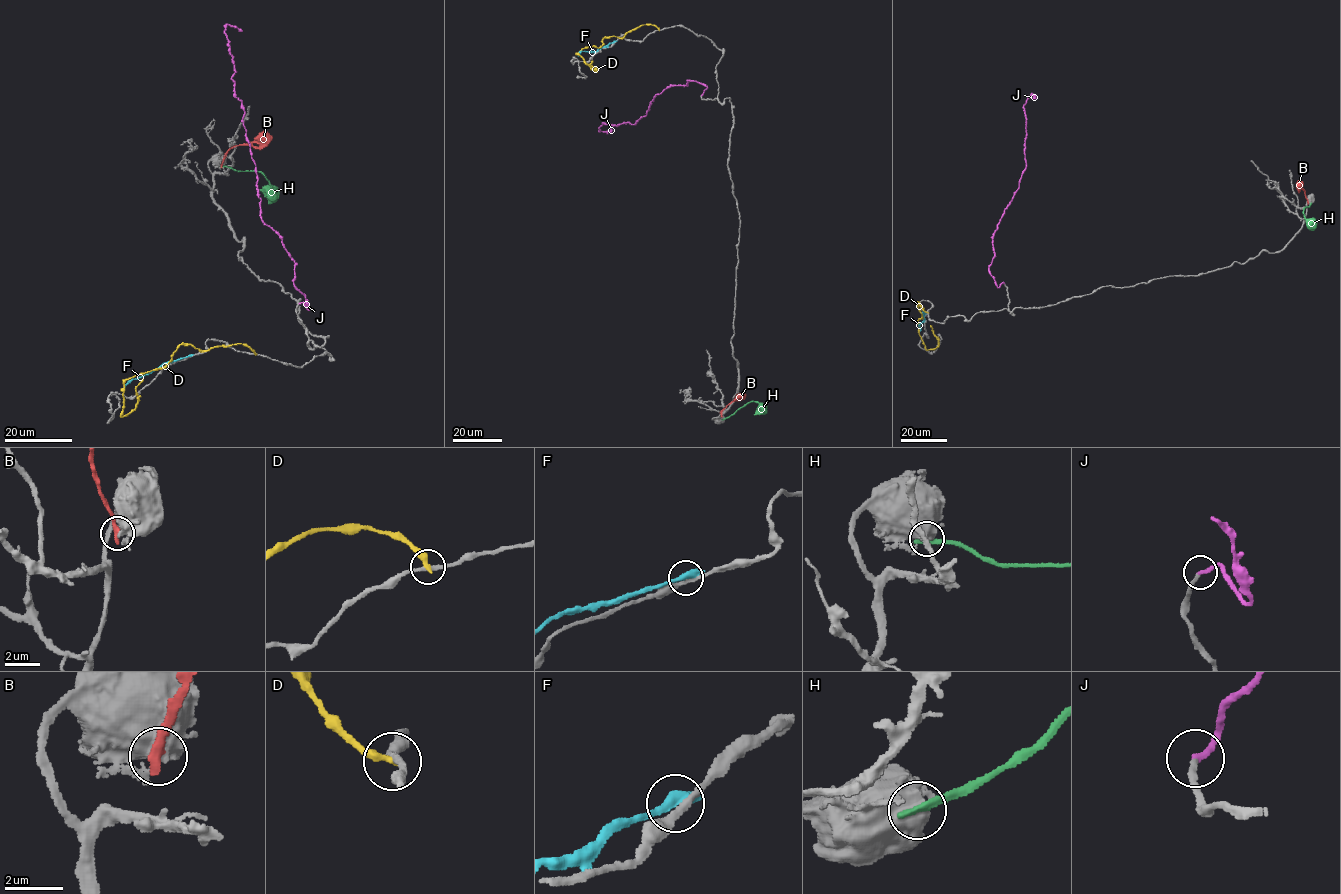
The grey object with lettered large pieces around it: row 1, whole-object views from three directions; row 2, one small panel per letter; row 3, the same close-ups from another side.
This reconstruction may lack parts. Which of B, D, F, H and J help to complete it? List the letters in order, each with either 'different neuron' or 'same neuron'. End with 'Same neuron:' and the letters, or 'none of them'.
B: different neuron
D: different neuron
F: different neuron
H: different neuron
J: same neuron
Same neuron: J

